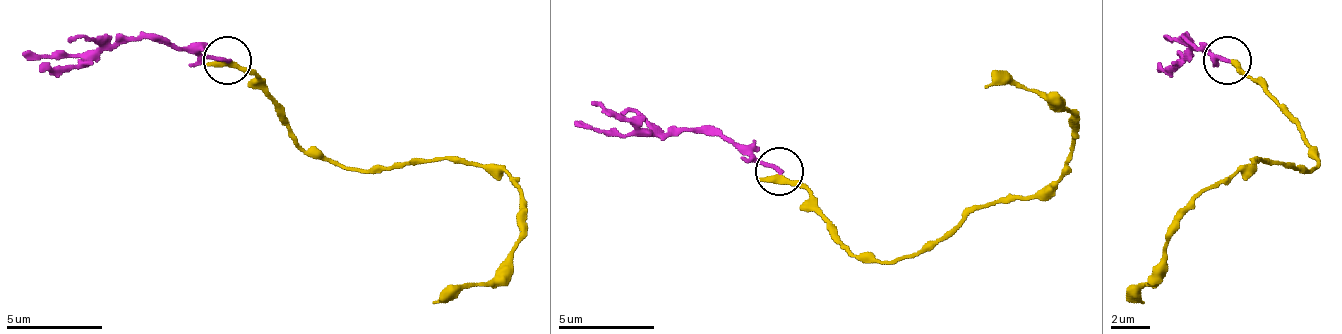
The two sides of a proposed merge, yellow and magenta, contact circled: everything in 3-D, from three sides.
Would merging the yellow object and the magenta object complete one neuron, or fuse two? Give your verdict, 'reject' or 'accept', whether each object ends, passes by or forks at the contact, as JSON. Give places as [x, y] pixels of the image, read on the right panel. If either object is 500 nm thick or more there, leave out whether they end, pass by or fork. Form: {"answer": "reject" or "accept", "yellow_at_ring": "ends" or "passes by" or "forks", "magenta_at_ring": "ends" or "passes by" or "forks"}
{"answer": "reject", "yellow_at_ring": "ends", "magenta_at_ring": "ends"}

